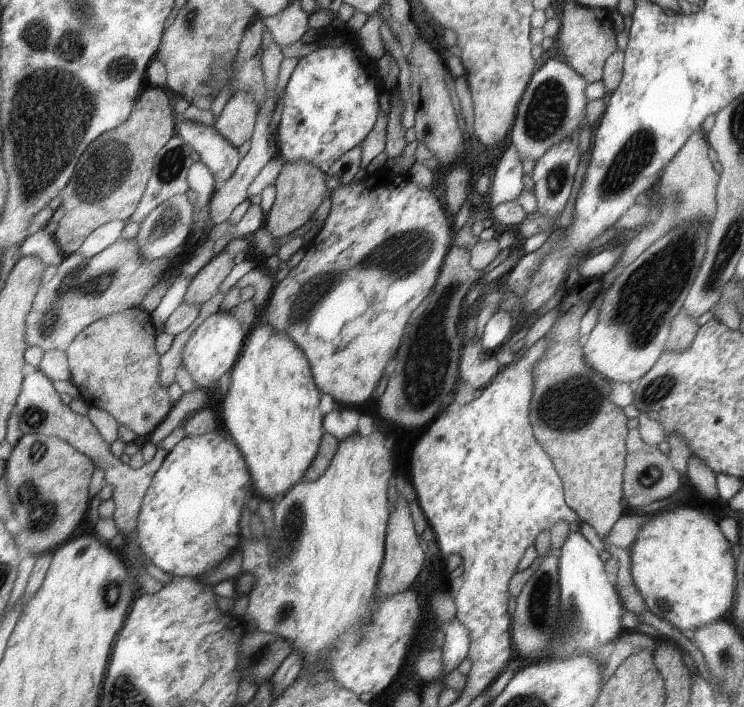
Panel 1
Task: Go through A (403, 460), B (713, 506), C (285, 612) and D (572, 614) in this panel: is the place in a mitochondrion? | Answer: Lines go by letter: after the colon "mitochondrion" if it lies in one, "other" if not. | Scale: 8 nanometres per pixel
A: other
B: other
C: mitochondrion
D: mitochondrion

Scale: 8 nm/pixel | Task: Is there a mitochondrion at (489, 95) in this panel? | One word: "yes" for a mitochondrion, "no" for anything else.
no

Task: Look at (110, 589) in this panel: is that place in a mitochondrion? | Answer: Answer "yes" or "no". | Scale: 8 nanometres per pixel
yes

